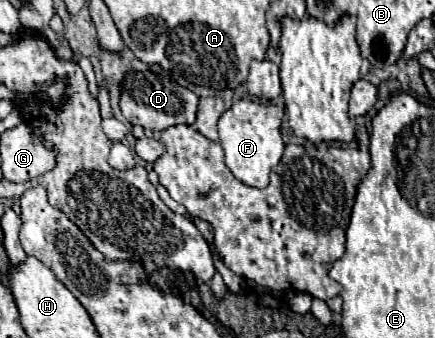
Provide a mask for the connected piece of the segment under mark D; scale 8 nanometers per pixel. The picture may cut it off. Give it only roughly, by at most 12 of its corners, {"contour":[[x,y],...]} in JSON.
{"contour":[[131,73],[121,111],[131,125],[193,125],[199,97],[169,77]]}

